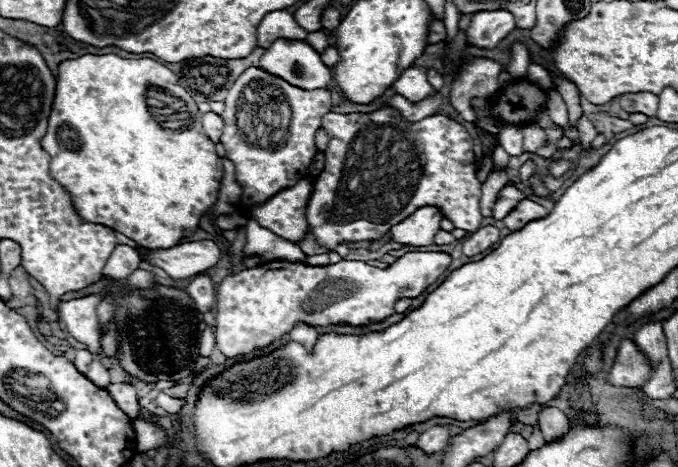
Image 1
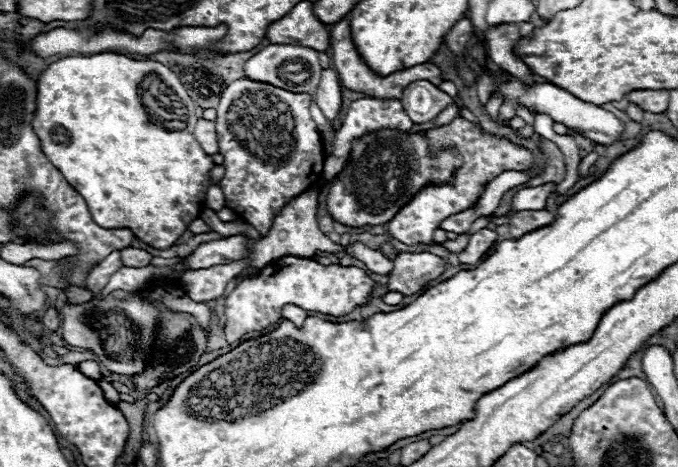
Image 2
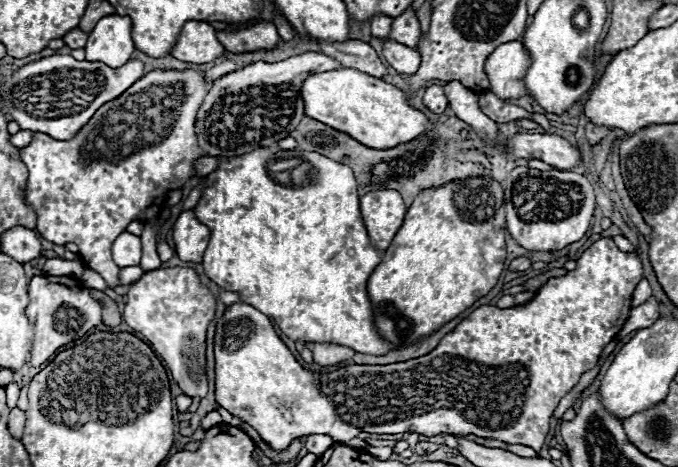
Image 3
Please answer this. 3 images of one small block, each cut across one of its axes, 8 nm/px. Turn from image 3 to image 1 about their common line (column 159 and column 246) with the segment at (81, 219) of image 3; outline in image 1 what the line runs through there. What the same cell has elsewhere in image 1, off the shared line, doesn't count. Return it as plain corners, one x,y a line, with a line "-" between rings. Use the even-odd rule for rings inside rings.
248,68
236,78
220,114
224,120
220,142
226,158
234,164
234,178
242,188
242,196
246,196
244,206
262,206
280,190
292,188
310,176
308,168
318,152
314,134
330,108
332,102
326,88
304,92
260,68
-
248,218
246,222
246,254
262,254
268,260
284,258
290,262
306,262
306,254
291,242
284,242
276,238
268,228
262,228
254,218

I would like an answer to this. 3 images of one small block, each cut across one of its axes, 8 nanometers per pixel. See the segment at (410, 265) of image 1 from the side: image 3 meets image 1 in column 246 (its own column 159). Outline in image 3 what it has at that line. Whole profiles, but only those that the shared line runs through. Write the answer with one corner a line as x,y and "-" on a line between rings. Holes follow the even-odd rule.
180,266
146,272
130,286
126,298
126,308
122,312
126,324
144,334
186,396
204,398
208,394
206,330
216,312
216,298
208,286
200,282
198,272

